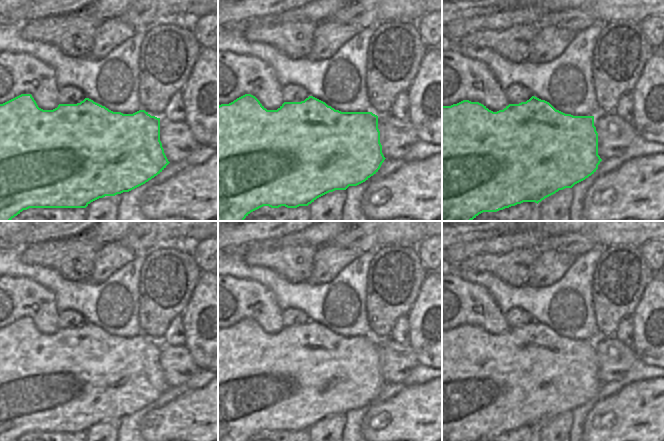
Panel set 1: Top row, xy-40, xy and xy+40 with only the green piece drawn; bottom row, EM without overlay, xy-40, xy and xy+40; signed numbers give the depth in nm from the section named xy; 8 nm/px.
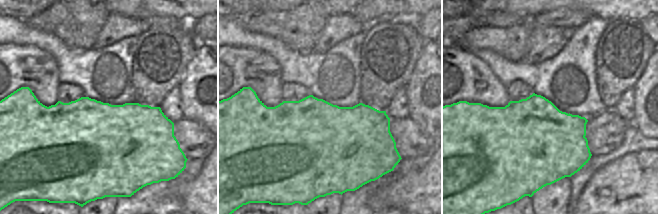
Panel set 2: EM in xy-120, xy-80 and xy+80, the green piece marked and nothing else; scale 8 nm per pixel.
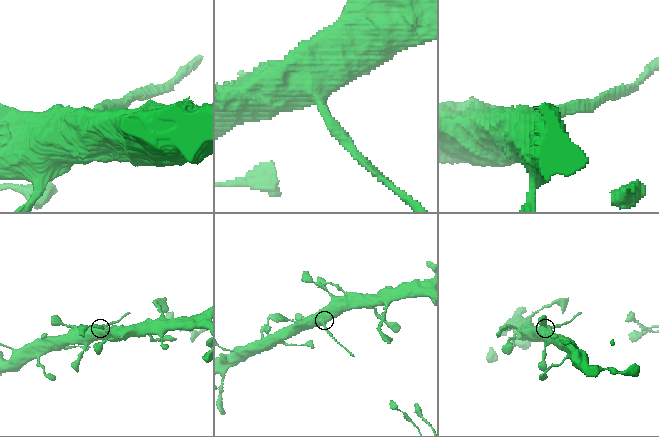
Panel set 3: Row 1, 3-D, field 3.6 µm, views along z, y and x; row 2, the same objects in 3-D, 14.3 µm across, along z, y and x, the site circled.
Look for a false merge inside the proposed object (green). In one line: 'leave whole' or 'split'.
split

